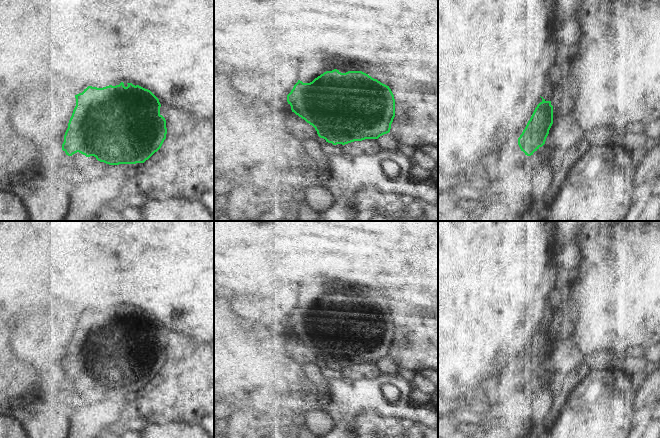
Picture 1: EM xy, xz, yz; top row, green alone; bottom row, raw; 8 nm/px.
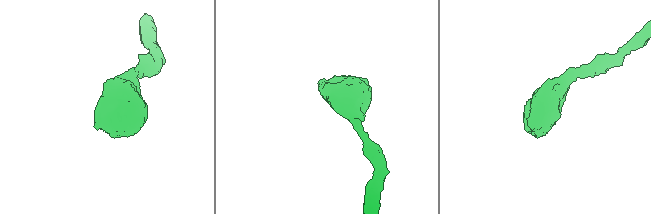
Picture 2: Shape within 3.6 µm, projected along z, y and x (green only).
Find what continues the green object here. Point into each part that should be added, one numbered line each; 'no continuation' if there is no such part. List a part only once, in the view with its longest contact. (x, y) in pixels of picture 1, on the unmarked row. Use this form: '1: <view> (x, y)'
no continuation

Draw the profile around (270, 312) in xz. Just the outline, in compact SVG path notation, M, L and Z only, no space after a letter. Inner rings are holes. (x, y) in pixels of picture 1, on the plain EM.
M296 289L286 290L282 298L259 300L255 296L236 296L230 305L231 310L240 318L260 322L267 327L283 326L300 301Z

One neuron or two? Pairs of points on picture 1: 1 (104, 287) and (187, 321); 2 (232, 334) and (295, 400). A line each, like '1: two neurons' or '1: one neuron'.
1: one neuron
2: one neuron

